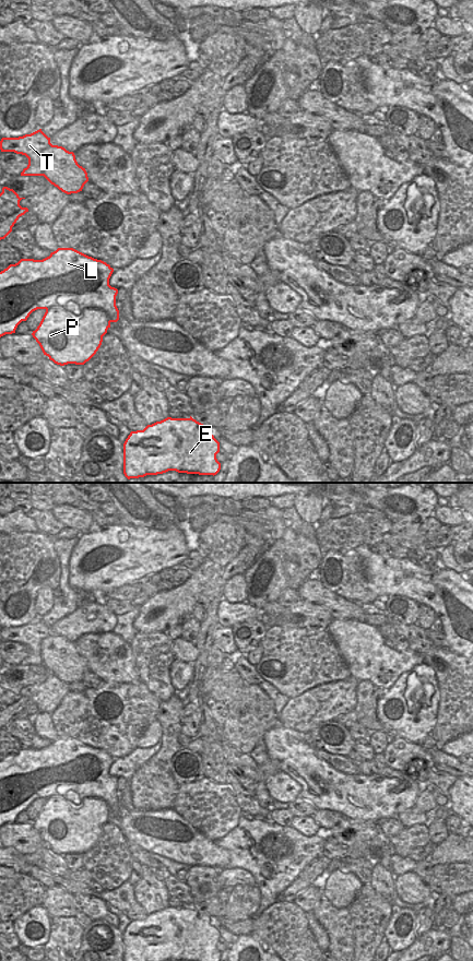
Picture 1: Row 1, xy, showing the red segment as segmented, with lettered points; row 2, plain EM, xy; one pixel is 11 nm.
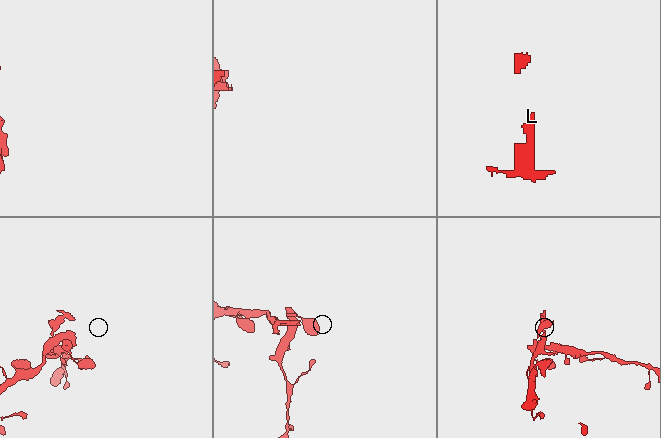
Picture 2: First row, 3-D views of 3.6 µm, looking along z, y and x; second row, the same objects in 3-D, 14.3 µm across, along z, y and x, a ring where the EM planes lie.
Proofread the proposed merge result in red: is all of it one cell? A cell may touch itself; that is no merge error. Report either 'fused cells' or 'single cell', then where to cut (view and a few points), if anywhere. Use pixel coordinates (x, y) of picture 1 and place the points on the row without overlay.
fused cells; cut in xy along (46, 799), (66, 798), (69, 792), (102, 798), (109, 816)

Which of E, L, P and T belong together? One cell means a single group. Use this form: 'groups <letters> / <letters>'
groups E P / L T

